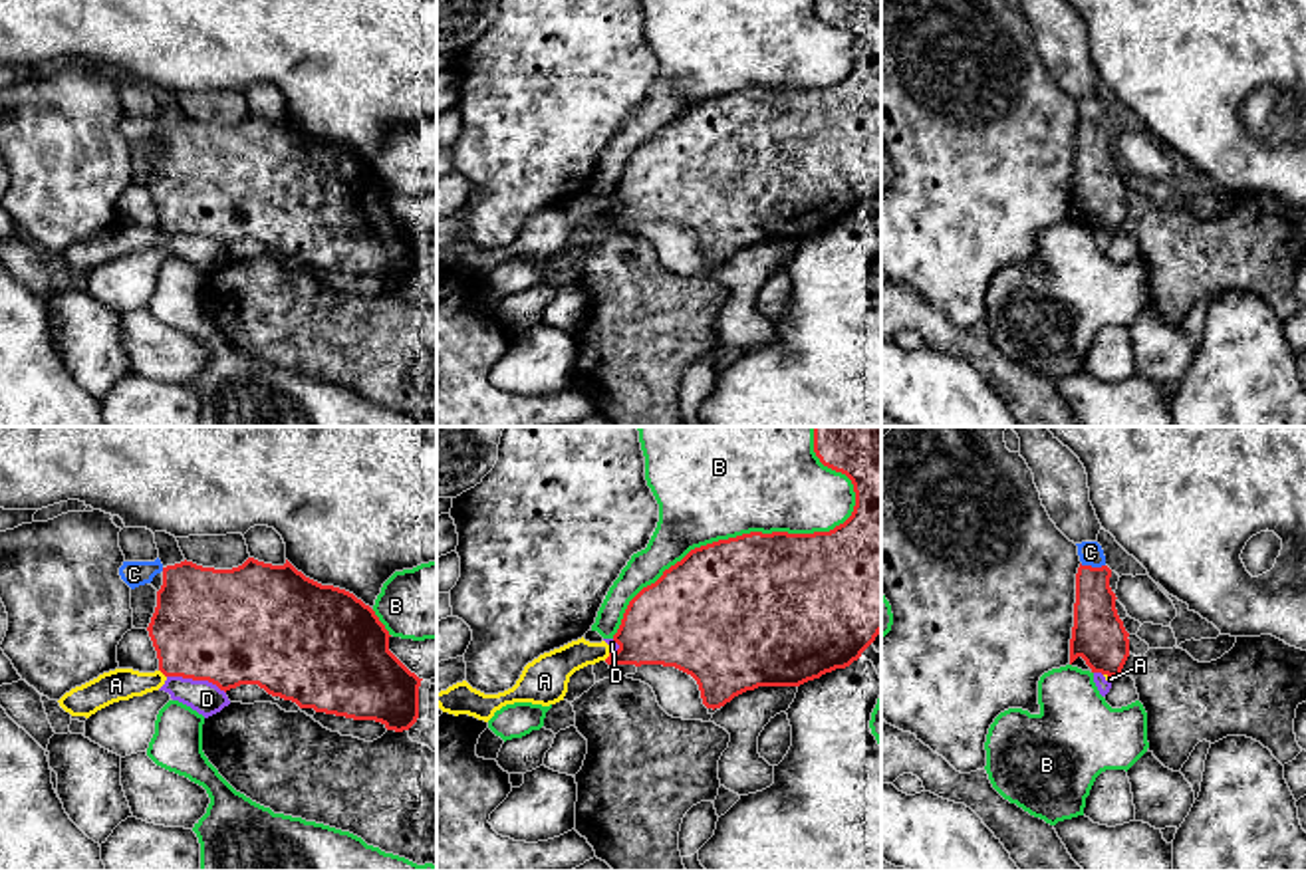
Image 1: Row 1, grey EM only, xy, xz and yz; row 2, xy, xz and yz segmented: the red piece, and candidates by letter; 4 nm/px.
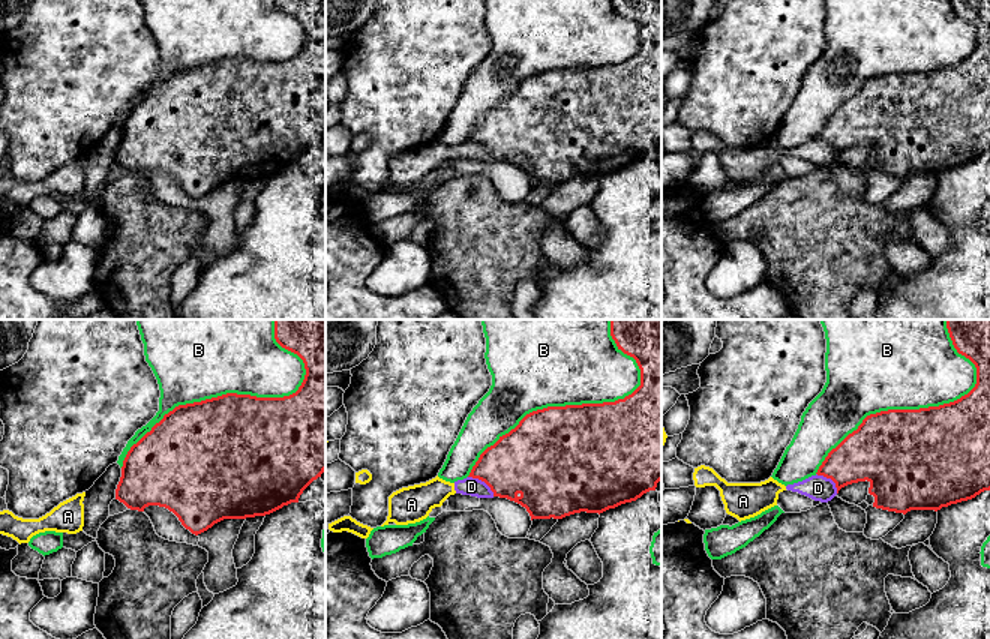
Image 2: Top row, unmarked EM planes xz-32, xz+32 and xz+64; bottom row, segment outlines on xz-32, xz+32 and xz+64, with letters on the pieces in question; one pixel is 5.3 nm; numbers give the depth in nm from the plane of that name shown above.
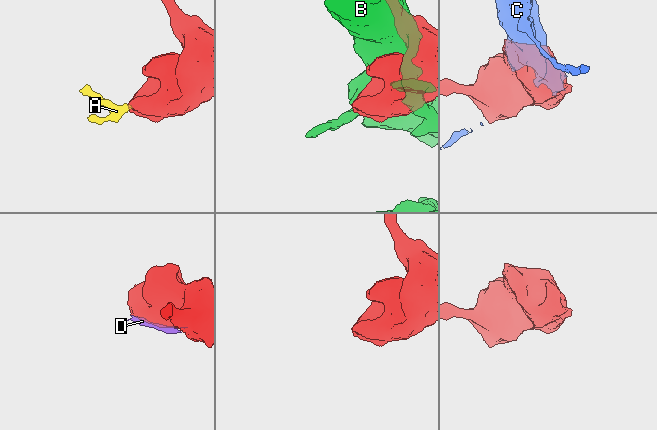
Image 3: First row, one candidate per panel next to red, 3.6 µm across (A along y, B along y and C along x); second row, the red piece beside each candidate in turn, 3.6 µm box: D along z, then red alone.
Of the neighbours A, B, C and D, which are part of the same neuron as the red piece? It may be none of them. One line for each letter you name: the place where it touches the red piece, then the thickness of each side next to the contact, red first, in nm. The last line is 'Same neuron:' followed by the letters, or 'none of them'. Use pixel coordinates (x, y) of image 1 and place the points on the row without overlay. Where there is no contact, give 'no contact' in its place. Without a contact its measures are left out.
Same neuron: none of them

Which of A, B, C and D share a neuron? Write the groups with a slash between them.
A D / B / C

